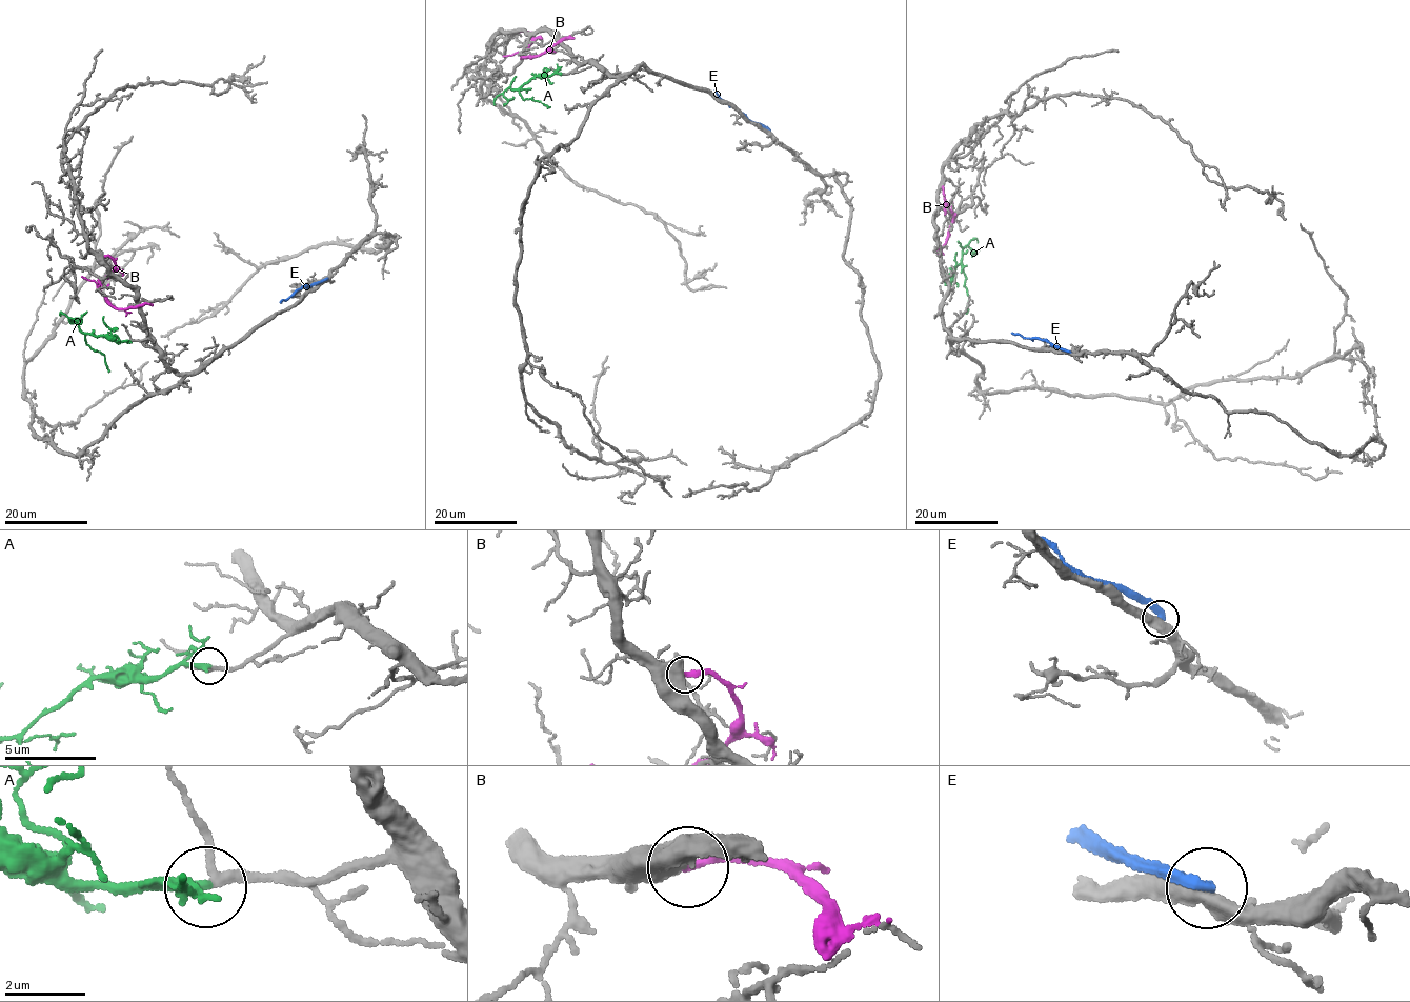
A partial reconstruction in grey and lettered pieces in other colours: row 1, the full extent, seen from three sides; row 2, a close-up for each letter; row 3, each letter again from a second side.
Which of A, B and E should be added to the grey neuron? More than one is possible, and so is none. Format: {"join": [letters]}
{"join": ["A"]}

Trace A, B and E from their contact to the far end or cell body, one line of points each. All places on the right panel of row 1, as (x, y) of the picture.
A: (951, 286), (951, 269), (959, 264), (966, 278), (966, 314)
B: (943, 186), (946, 206), (952, 217), (944, 245), (938, 247), (939, 254)
E: (1070, 352), (1046, 340), (1011, 333)

